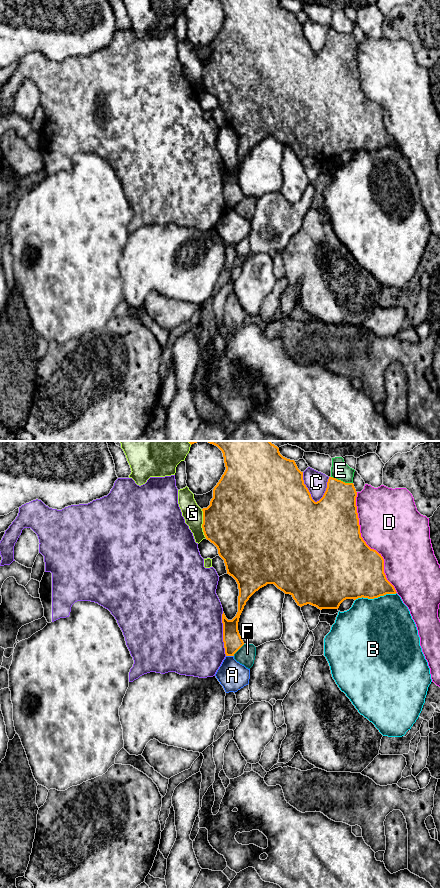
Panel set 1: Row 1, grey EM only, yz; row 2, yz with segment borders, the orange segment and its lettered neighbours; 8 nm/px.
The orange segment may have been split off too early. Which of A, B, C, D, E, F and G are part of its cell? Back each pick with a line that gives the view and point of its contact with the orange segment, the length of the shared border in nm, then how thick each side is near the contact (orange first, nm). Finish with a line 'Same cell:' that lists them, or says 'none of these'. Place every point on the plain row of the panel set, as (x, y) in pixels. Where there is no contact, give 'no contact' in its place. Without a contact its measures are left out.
Same cell: none of these

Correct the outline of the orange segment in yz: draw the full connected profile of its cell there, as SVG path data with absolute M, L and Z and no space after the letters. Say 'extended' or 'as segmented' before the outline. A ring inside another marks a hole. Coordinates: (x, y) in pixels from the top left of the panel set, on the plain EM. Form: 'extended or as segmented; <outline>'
as segmented; M219 0L224 9L226 22L221 31L213 41L213 50L207 60L203 60L203 84L207 92L213 95L219 108L224 112L227 126L232 128L239 141L238 164L232 172L228 172L223 164L223 194L226 208L234 206L244 197L244 194L238 183L238 174L240 167L249 150L260 140L267 136L274 136L285 146L290 146L298 158L310 156L318 161L338 161L340 156L346 151L368 150L374 151L386 146L396 146L394 138L387 132L384 125L384 111L376 102L371 101L361 89L359 70L356 58L357 44L353 35L345 35L333 29L329 29L327 40L323 49L315 54L304 36L303 24L301 24L295 13L283 9L279 0Z

